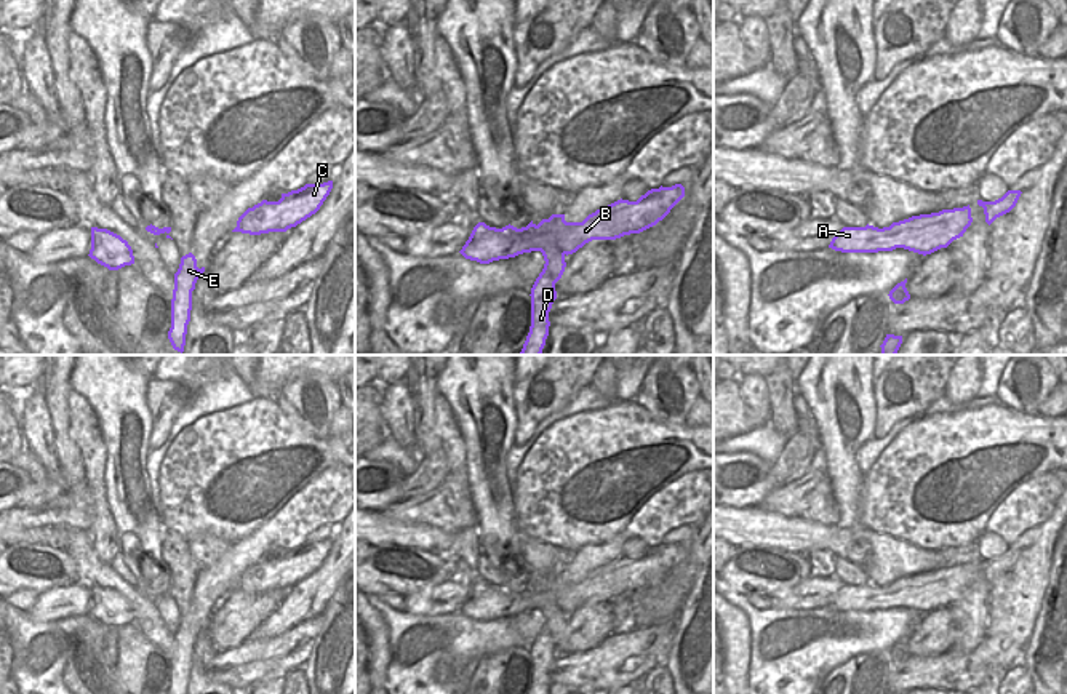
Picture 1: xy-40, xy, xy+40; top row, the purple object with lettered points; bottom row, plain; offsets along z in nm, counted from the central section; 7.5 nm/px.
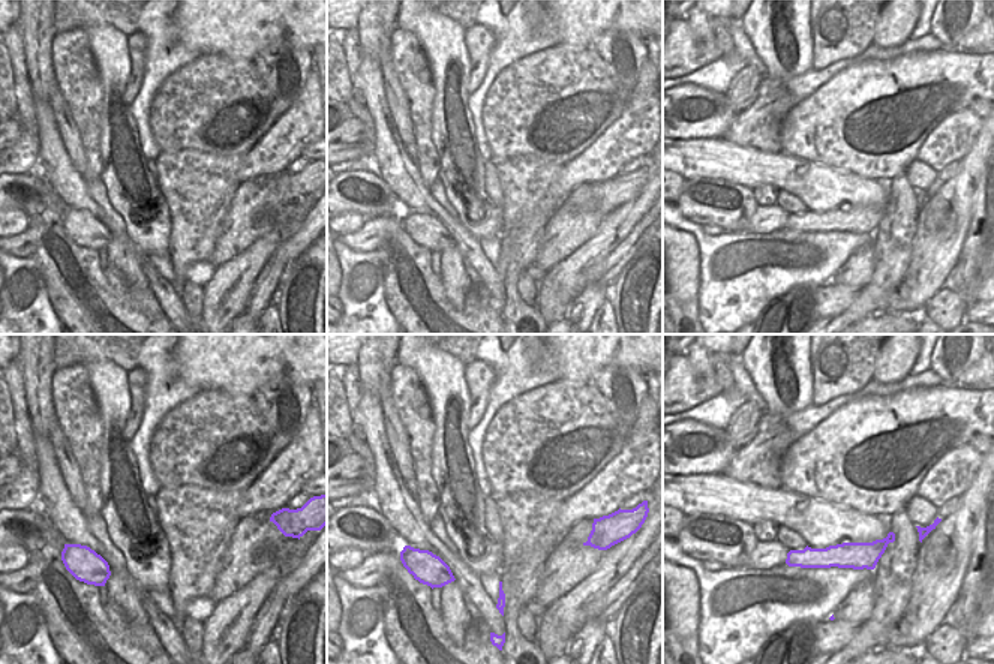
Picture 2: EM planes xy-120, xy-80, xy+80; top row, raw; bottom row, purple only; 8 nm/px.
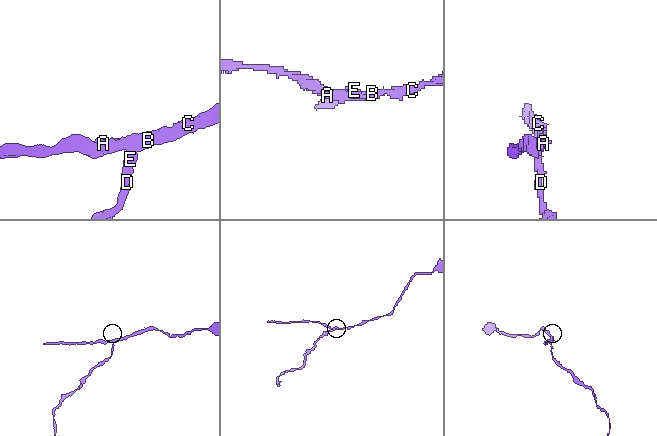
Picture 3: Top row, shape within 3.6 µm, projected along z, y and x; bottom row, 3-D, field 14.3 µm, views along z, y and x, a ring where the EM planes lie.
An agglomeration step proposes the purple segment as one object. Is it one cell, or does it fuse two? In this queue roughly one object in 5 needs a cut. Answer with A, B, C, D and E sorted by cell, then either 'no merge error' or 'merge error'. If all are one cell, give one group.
A B C / D E | merge error

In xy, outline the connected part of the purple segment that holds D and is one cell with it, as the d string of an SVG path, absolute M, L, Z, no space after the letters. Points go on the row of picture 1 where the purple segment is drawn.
M557 246L542 251L544 269L531 288L531 326L520 355L541 355L549 336L549 312L557 299L555 283L561 278L566 262Z

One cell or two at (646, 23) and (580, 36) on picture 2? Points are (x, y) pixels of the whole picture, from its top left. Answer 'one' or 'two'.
one

